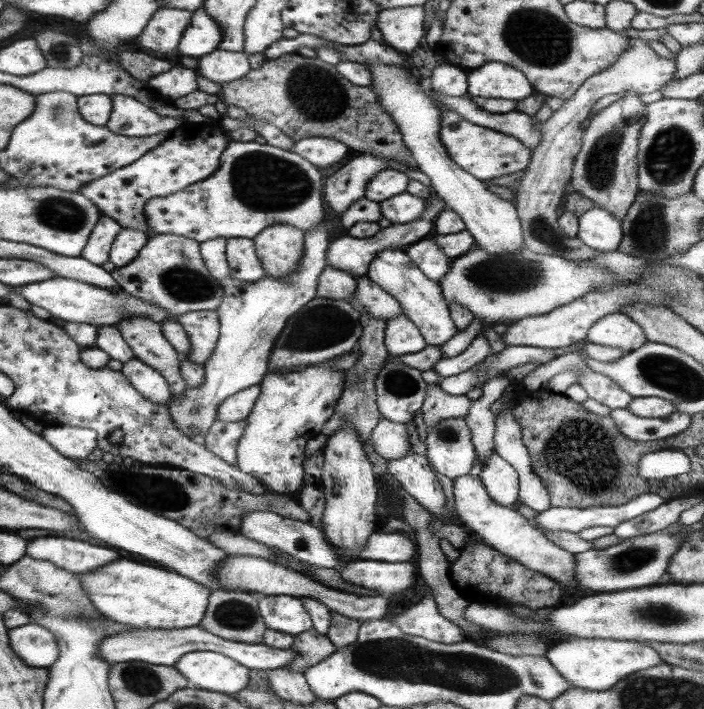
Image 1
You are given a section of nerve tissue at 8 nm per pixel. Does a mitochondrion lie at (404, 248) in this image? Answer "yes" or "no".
no

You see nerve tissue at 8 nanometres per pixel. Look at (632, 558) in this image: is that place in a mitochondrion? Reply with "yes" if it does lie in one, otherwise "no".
yes

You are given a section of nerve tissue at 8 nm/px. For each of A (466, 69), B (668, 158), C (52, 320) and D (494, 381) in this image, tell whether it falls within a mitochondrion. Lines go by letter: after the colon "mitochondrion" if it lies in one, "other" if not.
A: other
B: mitochondrion
C: other
D: other

